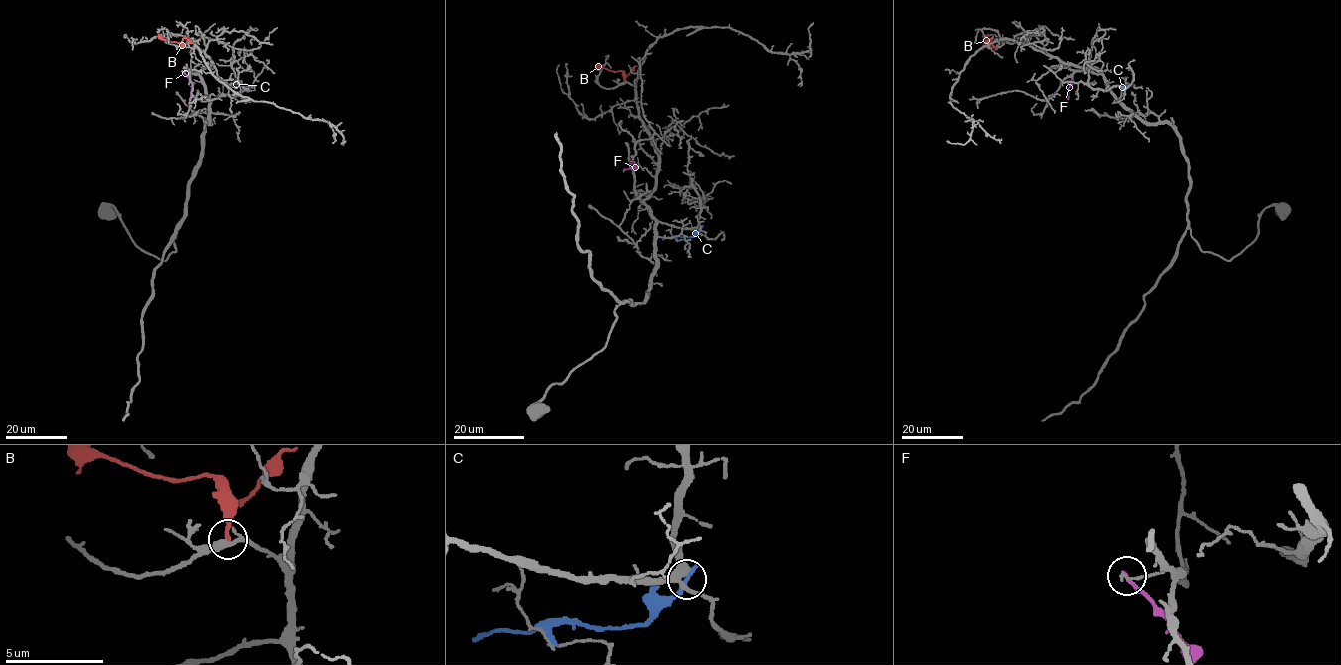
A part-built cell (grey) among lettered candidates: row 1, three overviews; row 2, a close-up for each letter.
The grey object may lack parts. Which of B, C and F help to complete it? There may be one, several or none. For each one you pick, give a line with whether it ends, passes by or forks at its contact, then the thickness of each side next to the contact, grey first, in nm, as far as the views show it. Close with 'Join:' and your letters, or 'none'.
Join: none

